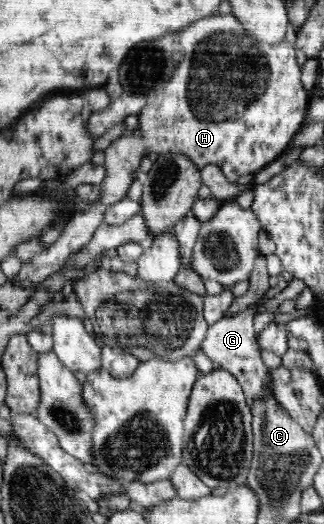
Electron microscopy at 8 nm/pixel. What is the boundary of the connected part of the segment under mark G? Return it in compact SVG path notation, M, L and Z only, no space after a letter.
M281 285L269 287L259 302L251 305L251 308L241 310L241 312L237 312L231 318L221 318L213 325L209 325L205 338L200 345L200 351L207 358L210 358L216 367L222 367L223 370L230 372L237 379L248 402L255 399L263 399L264 401L264 396L269 393L269 387L266 384L268 368L261 359L261 349L256 341L255 330L252 324L253 319L260 308L259 303L265 302L267 298L275 298L275 295L280 290Z

